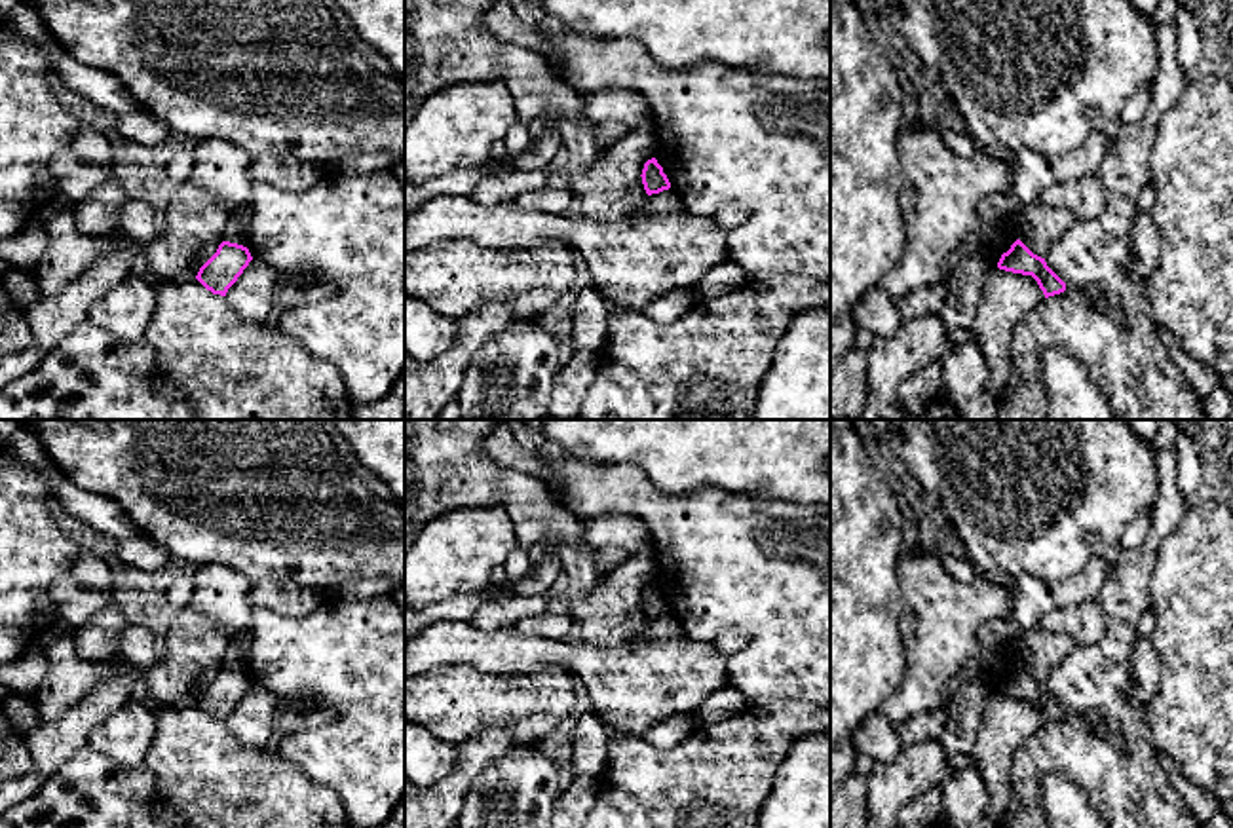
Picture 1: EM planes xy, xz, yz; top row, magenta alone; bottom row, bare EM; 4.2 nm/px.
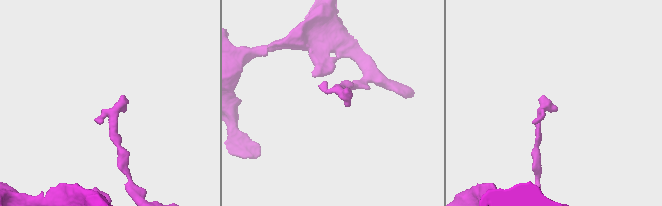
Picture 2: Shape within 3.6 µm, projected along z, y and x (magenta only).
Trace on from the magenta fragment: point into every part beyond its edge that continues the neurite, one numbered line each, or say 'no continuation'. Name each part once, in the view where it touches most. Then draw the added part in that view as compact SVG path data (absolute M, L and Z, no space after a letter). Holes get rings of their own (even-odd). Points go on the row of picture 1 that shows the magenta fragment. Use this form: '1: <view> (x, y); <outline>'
no continuation

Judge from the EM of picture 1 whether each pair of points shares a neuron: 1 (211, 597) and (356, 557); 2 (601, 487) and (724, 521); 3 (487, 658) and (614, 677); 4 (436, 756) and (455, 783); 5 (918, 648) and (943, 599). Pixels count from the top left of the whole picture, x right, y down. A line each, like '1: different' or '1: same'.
1: different
2: same
3: same
4: different
5: same

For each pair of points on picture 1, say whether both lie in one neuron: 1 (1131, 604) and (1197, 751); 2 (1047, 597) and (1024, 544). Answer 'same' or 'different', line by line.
1: different
2: different

